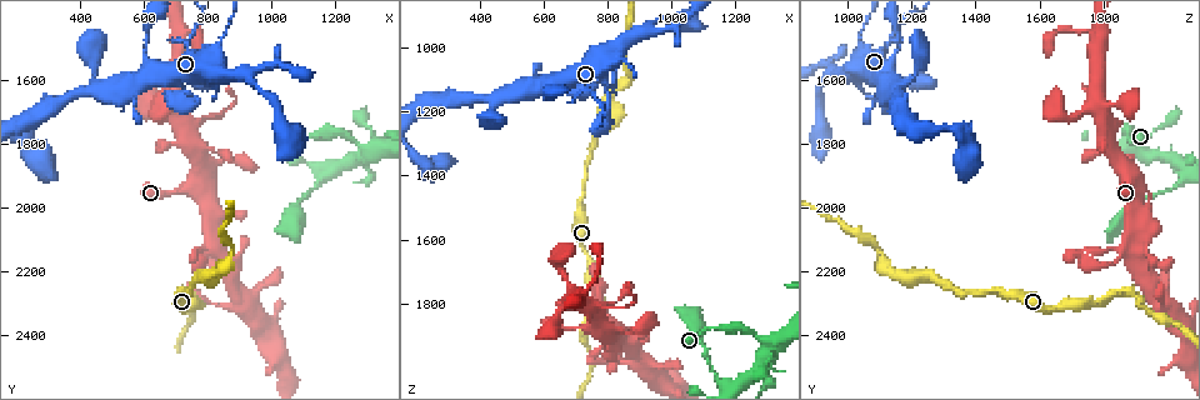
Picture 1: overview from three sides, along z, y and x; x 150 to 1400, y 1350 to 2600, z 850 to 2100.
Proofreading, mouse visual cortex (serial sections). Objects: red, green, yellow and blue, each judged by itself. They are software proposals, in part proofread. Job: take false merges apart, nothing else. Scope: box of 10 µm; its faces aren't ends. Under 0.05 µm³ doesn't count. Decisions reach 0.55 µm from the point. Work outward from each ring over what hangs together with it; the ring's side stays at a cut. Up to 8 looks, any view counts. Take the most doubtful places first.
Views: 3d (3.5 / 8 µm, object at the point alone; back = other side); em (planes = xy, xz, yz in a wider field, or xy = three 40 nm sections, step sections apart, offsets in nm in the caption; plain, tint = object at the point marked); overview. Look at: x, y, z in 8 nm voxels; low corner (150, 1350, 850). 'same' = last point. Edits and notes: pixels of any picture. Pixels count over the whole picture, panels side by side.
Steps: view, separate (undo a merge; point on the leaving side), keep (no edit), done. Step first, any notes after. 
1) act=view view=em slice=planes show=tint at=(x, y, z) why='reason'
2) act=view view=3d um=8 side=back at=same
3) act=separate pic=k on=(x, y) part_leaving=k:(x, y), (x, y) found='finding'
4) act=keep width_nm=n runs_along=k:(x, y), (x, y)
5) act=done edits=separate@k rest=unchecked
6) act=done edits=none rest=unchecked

act=view view=3d um=3.5 at=(920, 1580, 950) why='three-way junction'

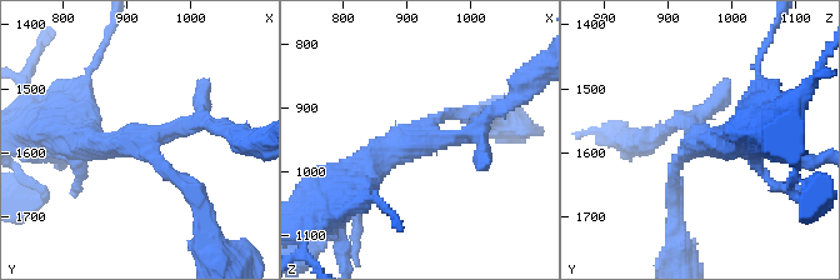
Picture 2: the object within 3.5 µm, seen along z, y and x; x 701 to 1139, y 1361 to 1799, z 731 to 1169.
act=view view=em slice=xy step=2 show=tint at=(920, 1590, 940) arms=3 arm_widths_nm=150,200,450 why='shape alone is not enough'

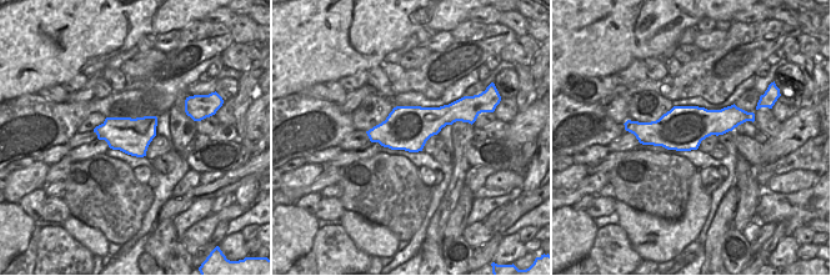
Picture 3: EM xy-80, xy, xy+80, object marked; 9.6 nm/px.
act=keep width_nm=440 runs_along=2:(68, 133), (140, 144), (198, 201) found='all the same cell'

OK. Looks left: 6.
act=view view=3d um=3.5 at=(710, 2260, 1870) why='abrupt turn'

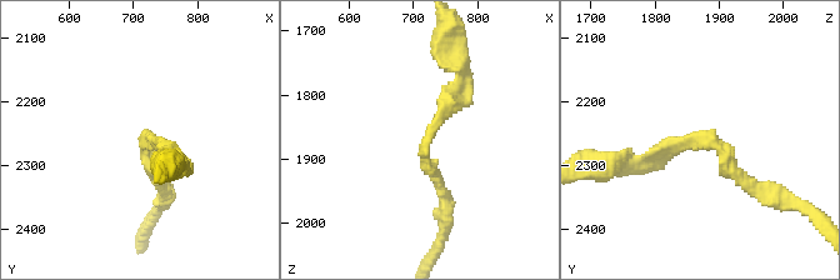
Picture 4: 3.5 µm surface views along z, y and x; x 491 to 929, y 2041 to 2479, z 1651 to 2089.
act=view view=em slice=planes show=tint at=(715, 2255, 1875) arm_widths_nm=150,150 why='shape alone is not enough'

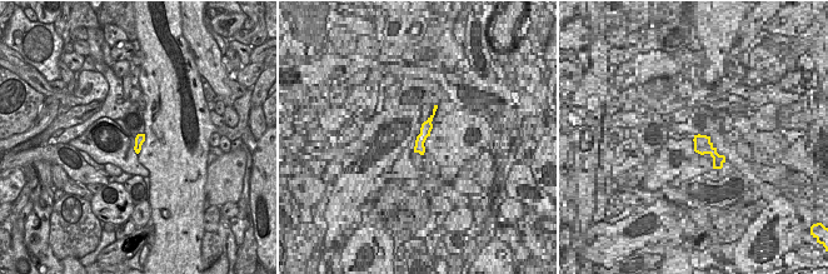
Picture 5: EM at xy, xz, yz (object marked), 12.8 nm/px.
act=keep runs_along=4:(640, 161), (710, 139), (761, 193) found='continuous, no second cell'

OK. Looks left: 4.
act=view view=3d um=3.5 at=(1290, 1890, 2020) why='thick turns thin'

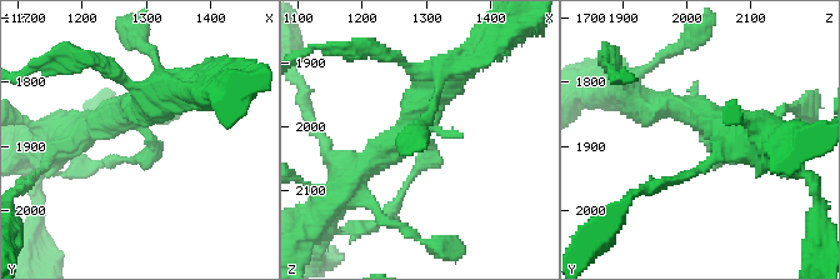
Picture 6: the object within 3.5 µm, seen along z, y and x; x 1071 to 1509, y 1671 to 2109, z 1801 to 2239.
act=view view=em slice=xy step=3 show=plain at=(1300, 1880, 2020)

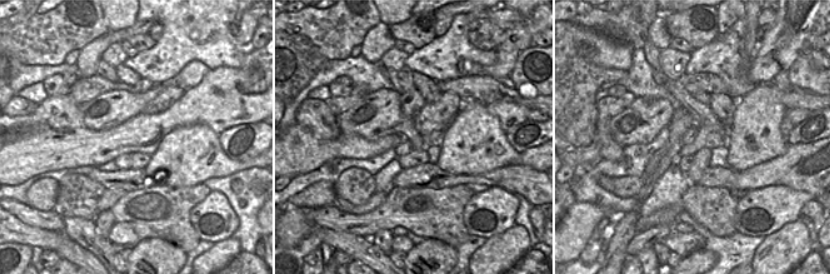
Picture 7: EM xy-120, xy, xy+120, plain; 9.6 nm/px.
act=view view=em slice=xy step=3 show=tint at=same why='where the object lies'

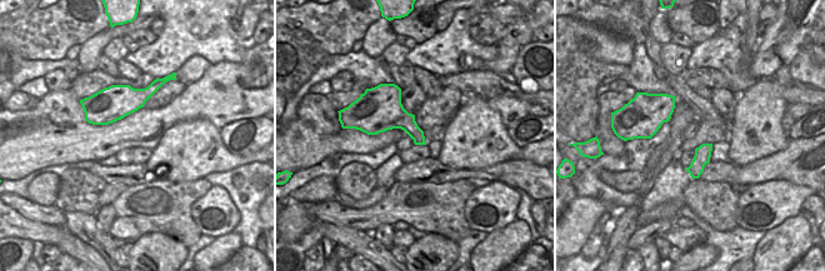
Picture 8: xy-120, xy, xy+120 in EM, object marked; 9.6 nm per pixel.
act=keep runs_along=6:(644, 106), (681, 106), (720, 156), (749, 156) found='continuous, no second cell'

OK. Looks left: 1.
act=done edits=none rest=unchecked

